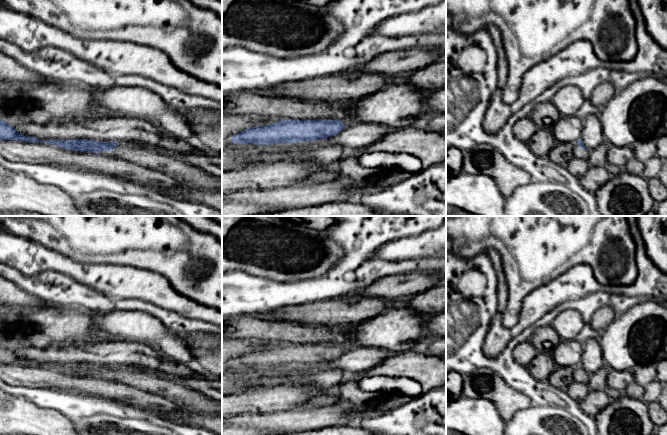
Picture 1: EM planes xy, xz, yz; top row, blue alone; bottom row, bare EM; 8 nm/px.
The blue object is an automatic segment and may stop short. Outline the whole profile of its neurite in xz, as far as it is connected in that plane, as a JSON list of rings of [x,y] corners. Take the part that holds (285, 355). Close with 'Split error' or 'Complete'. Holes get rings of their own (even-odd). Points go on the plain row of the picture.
[[[280,344],[279,346],[252,351],[233,359],[234,367],[254,369],[274,369],[314,365],[339,358],[347,351],[360,347],[357,344]]]. Split error

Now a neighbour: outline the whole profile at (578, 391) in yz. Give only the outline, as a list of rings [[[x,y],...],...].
[[[575,381],[566,390],[567,394],[578,402],[587,398],[588,391],[587,385]]]

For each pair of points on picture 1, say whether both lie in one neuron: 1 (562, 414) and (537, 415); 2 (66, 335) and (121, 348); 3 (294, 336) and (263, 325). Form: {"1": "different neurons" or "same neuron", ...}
{"1": "same neuron", "2": "different neurons", "3": "same neuron"}

